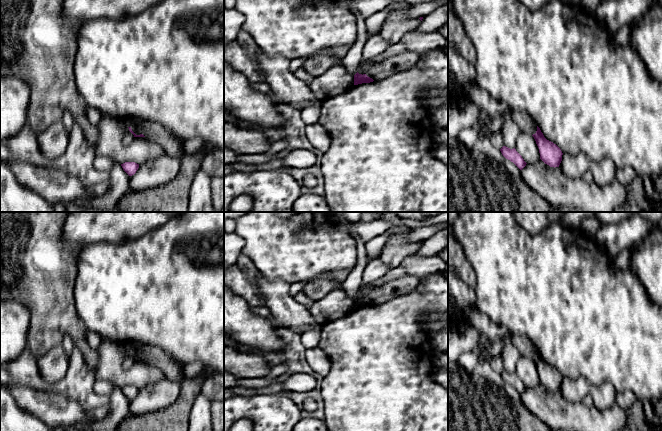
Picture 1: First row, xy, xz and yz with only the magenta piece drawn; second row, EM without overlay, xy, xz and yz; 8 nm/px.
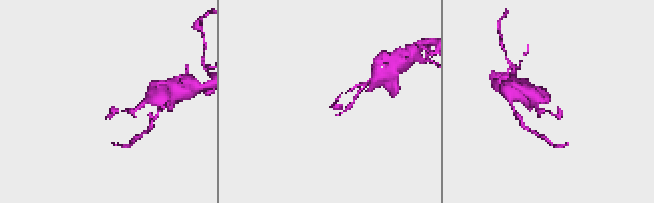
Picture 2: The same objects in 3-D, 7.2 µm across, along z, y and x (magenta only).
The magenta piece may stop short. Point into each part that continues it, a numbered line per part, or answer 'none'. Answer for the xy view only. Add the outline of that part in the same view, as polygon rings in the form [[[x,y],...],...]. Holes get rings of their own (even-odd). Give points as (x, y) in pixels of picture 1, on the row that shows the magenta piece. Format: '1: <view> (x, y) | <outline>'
none

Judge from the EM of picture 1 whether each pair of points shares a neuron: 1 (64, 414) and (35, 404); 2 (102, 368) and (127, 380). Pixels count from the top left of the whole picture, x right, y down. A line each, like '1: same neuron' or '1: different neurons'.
1: same neuron
2: same neuron

